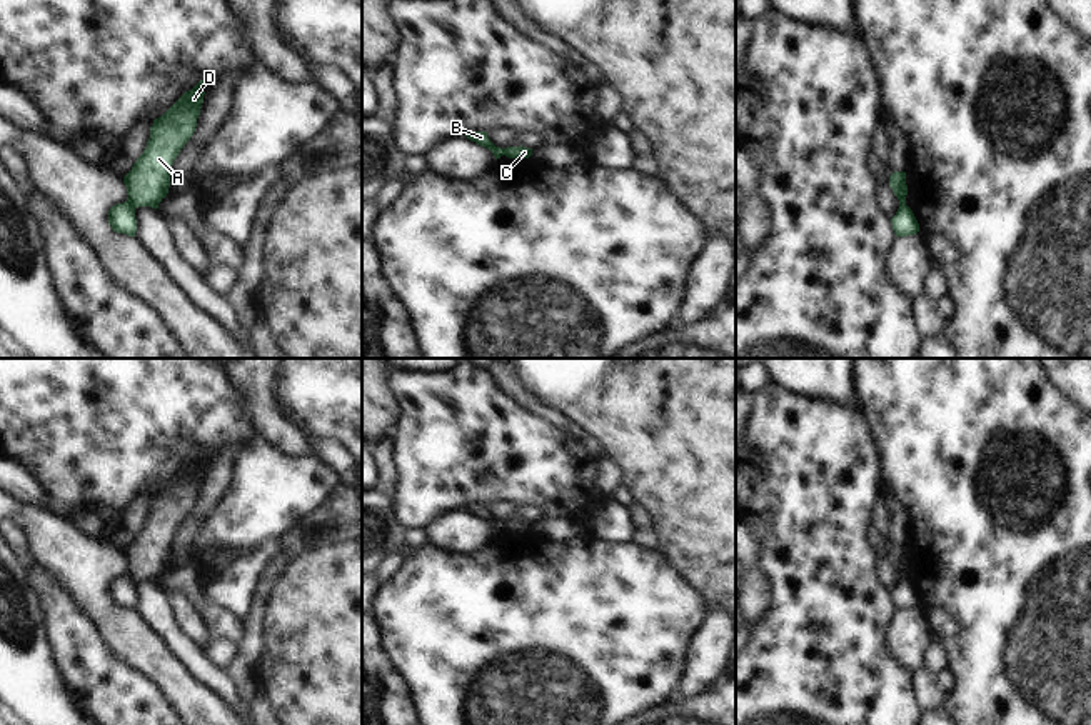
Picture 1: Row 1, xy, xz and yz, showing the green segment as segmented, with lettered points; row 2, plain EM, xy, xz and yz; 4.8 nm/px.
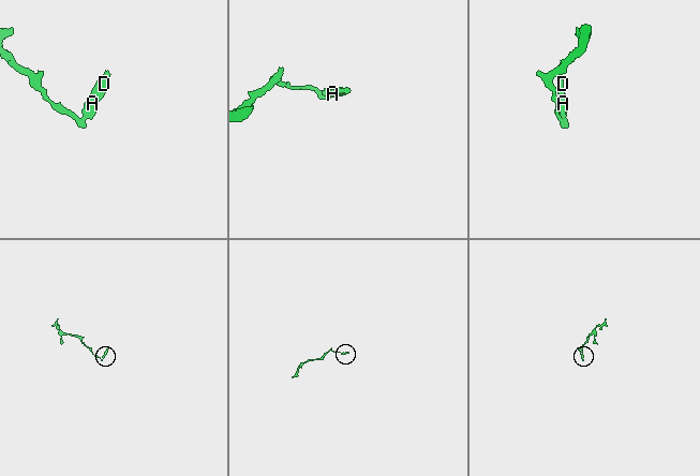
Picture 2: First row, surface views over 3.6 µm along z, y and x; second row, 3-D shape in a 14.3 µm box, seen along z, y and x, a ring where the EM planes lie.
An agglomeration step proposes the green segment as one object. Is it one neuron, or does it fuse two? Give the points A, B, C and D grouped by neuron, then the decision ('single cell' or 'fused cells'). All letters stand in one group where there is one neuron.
A C D / B | fused cells

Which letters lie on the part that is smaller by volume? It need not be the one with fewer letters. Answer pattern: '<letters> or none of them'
A, C, D

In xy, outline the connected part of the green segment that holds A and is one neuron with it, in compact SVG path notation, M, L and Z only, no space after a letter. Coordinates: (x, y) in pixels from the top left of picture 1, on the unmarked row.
M200 453L162 490L153 493L143 527L123 550L128 568L127 575L133 582L152 580L157 583L158 577L167 570L173 533L197 500L205 468L204 458L205 455Z

